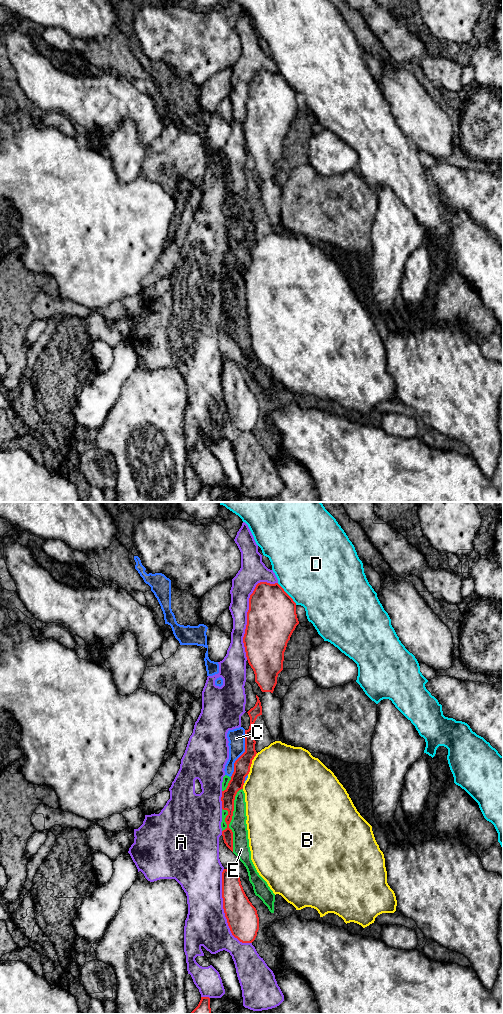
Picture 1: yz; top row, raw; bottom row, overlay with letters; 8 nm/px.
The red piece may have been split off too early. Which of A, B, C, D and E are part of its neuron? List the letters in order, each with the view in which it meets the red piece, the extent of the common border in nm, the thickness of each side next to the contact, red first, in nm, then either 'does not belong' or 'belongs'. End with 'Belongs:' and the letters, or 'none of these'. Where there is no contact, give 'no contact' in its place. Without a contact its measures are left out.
A: yz | 650 nm | 400/190 nm | does not belong
B: yz | 190 nm | 130/500 nm | does not belong
C: yz | 400 nm | 130/130 nm | does not belong
D: yz | 240 nm | 400/500 nm | does not belong
E: yz | 500 nm | 110/130 nm | does not belong
Belongs: none of these

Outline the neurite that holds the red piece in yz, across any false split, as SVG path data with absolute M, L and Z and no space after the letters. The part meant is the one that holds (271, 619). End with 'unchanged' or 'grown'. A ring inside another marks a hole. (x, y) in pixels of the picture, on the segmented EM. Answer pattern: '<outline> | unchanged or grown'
M278 583L256 585L249 598L243 643L262 692L273 693L287 643L298 624L296 603Z | unchanged

